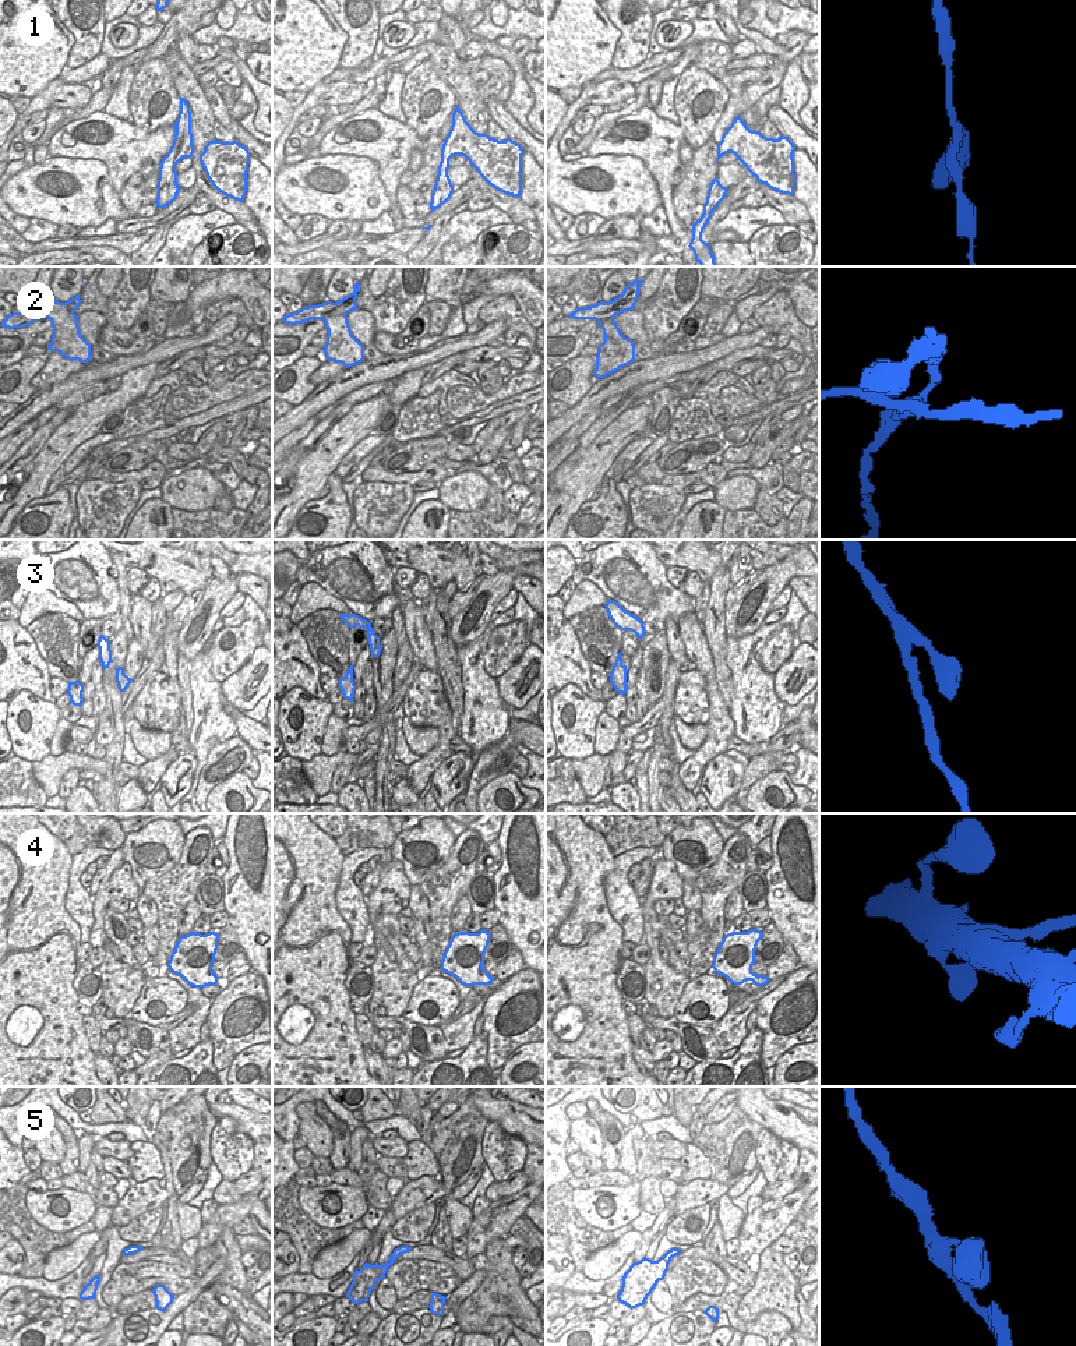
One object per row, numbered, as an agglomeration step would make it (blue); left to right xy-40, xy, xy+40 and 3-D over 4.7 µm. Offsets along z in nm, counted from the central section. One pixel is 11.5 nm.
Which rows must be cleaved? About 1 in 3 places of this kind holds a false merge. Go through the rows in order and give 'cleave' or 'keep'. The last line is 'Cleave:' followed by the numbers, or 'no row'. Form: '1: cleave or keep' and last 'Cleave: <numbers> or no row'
1: keep
2: cleave
3: keep
4: keep
5: keep
Cleave: 2

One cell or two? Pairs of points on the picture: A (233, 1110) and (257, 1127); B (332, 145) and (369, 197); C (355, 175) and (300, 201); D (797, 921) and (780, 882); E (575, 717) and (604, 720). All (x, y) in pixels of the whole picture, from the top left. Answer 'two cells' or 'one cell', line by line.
A: one cell
B: two cells
C: one cell
D: one cell
E: two cells

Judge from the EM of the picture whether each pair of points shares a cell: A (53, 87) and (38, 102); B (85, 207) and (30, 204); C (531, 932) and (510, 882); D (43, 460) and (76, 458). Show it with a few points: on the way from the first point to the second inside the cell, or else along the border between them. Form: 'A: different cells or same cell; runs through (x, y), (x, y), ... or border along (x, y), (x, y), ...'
A: same cell; runs through (49, 91), (42, 98)
B: same cell; runs through (71, 204), (43, 204)
C: same cell; runs through (531, 919), (531, 903), (522, 894)
D: different cells; border along (91, 438), (81, 442), (62, 466)

